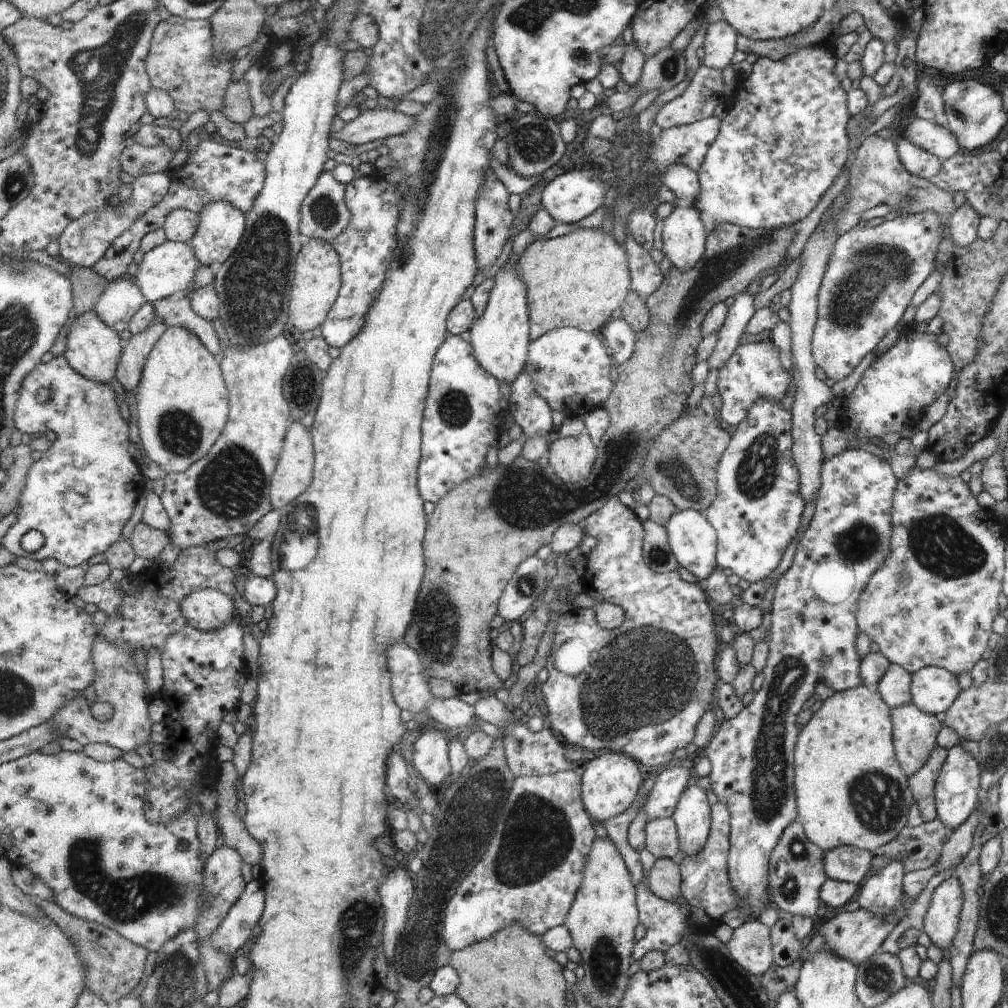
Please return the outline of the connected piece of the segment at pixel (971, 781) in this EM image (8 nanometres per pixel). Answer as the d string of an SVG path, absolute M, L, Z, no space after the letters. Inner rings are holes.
M956 745L948 751L946 764L942 766L935 784L935 807L937 818L946 826L949 832L954 832L960 824L964 824L976 807L982 793L980 784L980 767L978 761L968 754L964 747Z

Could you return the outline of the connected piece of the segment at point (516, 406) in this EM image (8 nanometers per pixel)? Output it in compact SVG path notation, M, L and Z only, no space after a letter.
M524 369L520 378L511 385L510 410L529 439L546 438L557 428L552 418L552 405L538 394L530 372Z

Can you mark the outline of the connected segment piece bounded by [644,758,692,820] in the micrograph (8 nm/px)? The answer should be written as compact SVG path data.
M691 758L685 762L675 762L656 780L651 796L644 805L650 820L674 817L682 795L692 782Z

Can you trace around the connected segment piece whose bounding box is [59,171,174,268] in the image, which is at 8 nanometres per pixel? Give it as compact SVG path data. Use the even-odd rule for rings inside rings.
M173 171L135 178L133 182L133 195L128 202L122 203L120 208L104 208L100 212L86 214L80 220L72 222L59 240L62 259L67 264L80 268L95 267L98 262L104 260L106 254L108 254L108 250L112 248L114 242L122 234L126 234L136 222L140 221L145 214L148 214L150 210L158 206L170 194L170 188L172 188L172 182L174 182L173 178Z

